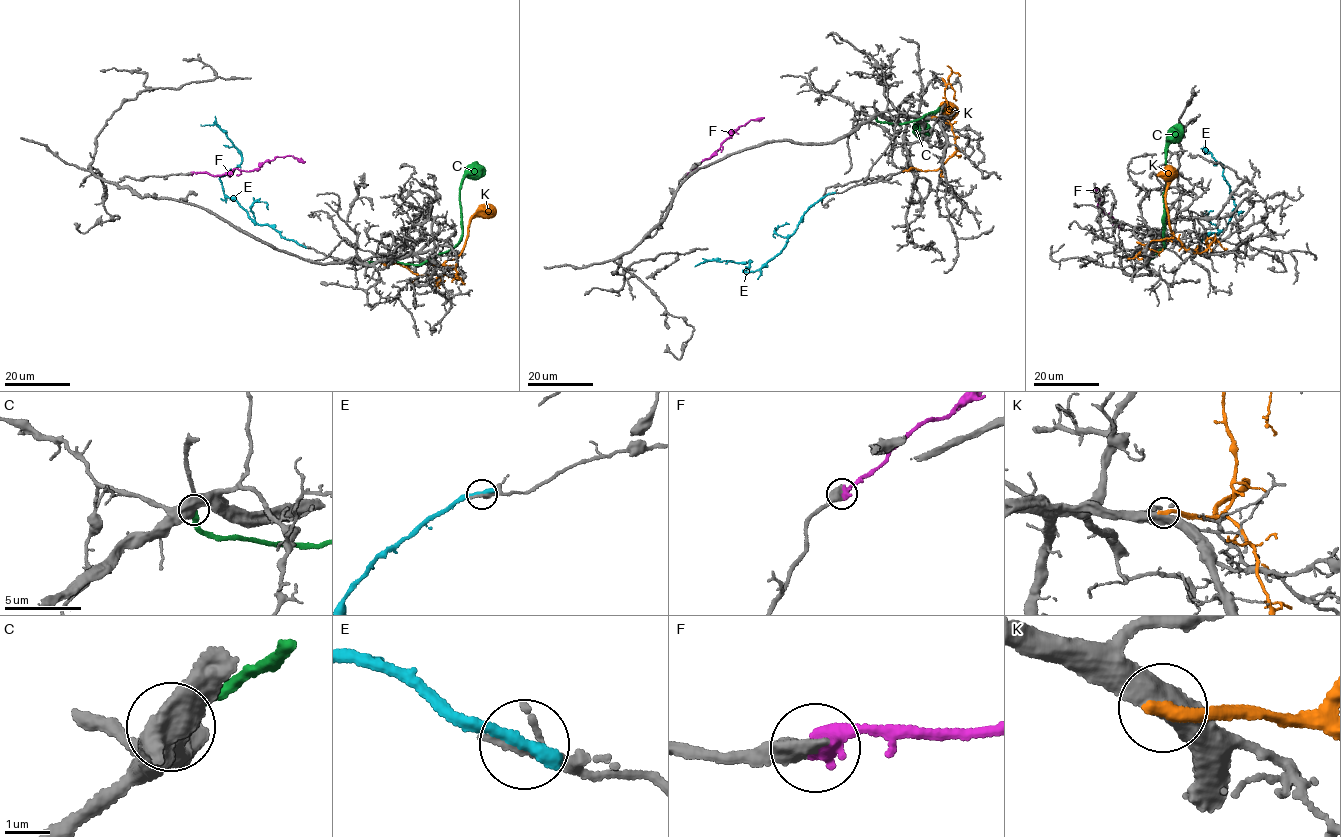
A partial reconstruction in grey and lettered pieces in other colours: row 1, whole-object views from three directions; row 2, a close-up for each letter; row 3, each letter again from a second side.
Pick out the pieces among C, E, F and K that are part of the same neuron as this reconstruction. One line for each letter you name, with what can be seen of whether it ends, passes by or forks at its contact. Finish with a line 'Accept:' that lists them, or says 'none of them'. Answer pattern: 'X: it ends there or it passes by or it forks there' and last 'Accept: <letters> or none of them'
F: it ends there
Accept: F

